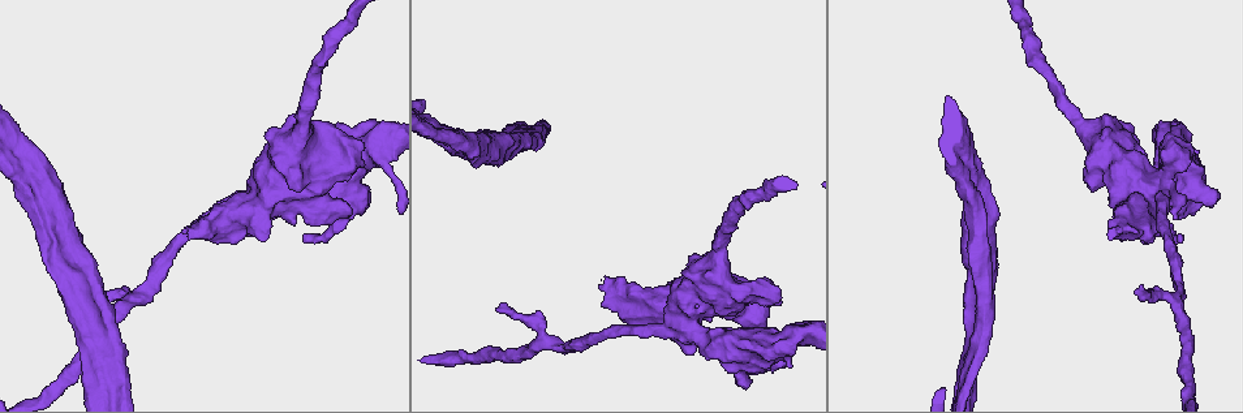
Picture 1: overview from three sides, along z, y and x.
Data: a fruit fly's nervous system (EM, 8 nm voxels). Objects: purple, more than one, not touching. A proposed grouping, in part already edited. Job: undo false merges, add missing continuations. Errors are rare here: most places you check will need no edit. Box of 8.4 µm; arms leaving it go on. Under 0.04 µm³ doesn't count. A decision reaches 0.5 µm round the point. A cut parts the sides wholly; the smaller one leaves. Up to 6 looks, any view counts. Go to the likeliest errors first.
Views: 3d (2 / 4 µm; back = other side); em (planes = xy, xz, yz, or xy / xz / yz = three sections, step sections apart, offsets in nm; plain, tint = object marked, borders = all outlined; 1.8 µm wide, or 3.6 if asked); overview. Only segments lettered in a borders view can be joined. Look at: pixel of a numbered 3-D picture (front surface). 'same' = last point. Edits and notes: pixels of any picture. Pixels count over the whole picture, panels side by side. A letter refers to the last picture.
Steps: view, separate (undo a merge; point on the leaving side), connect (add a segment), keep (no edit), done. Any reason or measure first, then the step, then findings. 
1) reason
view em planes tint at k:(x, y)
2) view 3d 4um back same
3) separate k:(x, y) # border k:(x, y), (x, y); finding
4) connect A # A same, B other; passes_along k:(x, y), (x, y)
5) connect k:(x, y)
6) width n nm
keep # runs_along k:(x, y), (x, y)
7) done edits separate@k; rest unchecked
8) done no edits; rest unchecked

side arm on a straight run
view em planes borders at 1:(445, 135)

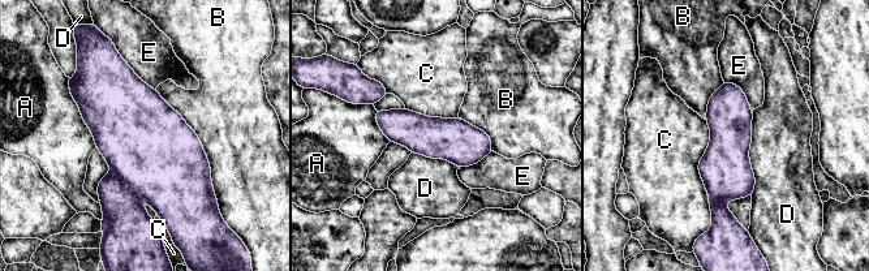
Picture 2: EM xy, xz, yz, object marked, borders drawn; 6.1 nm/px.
keep # A other, B other, C other, D other, E other; runs_along 2:(726, 85), (722, 214); continuous, no second cell

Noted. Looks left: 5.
an open end
view 3d 4um at 1:(604, 277)

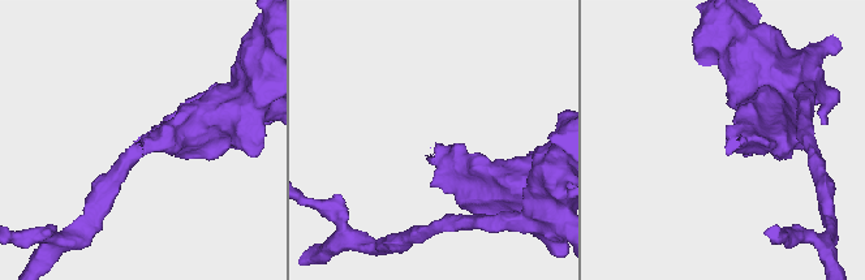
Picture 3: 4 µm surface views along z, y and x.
need the tissue
view em planes plain at 3:(437, 143)

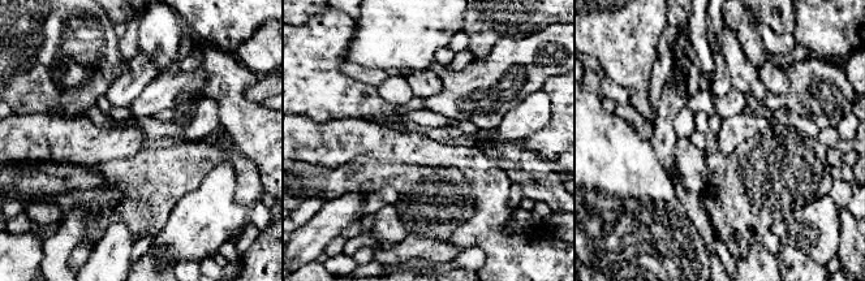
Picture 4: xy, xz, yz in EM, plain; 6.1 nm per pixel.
view em planes borders same

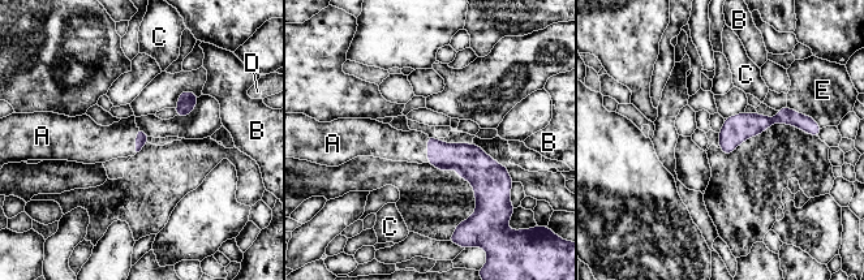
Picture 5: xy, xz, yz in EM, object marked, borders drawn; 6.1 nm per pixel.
connect A # A same, B other, C other, D other, E other; passes_along 5:(467, 159), (428, 149), (390, 143); the cell continues

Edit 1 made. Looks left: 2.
done edits connect@5; rest unchecked

